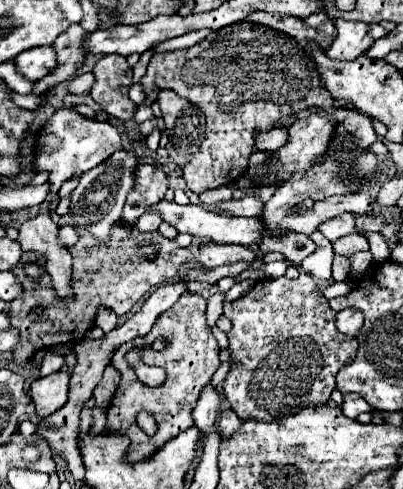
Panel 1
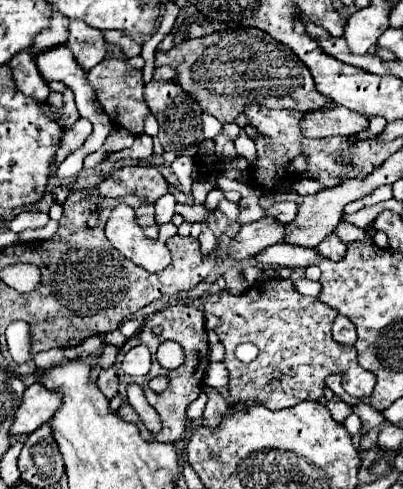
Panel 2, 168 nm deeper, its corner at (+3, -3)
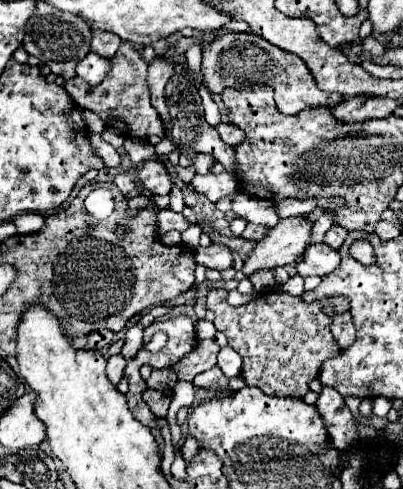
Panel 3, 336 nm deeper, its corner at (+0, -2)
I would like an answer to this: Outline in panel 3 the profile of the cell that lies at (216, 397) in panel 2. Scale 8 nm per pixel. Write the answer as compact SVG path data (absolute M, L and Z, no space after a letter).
M218 366L198 374L194 380L192 380L194 386L198 388L208 388L208 390L226 390L226 384L228 384L228 378L222 374L222 370Z

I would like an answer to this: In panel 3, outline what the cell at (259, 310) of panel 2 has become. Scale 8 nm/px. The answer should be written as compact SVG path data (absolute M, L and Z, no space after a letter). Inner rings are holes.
M214 288L208 292L206 306L216 314L216 330L224 332L228 346L242 356L242 378L246 386L258 386L270 396L304 398L310 392L310 380L318 376L322 364L340 354L340 346L330 332L330 322L336 314L348 310L348 302L344 302L344 298L308 304L300 296L292 296L282 290L264 292L242 306L230 306L226 298L228 292L224 288ZM324 306L332 306L334 316L324 314Z

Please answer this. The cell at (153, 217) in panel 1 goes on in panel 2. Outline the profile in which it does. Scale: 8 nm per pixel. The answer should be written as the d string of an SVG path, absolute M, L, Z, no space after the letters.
M171 193L163 195L161 199L157 199L157 203L155 203L155 213L157 213L157 217L155 217L155 219L157 219L159 225L171 221L171 217L173 217L173 213L175 213L175 205L177 205L177 201L175 201L175 197L173 197Z

